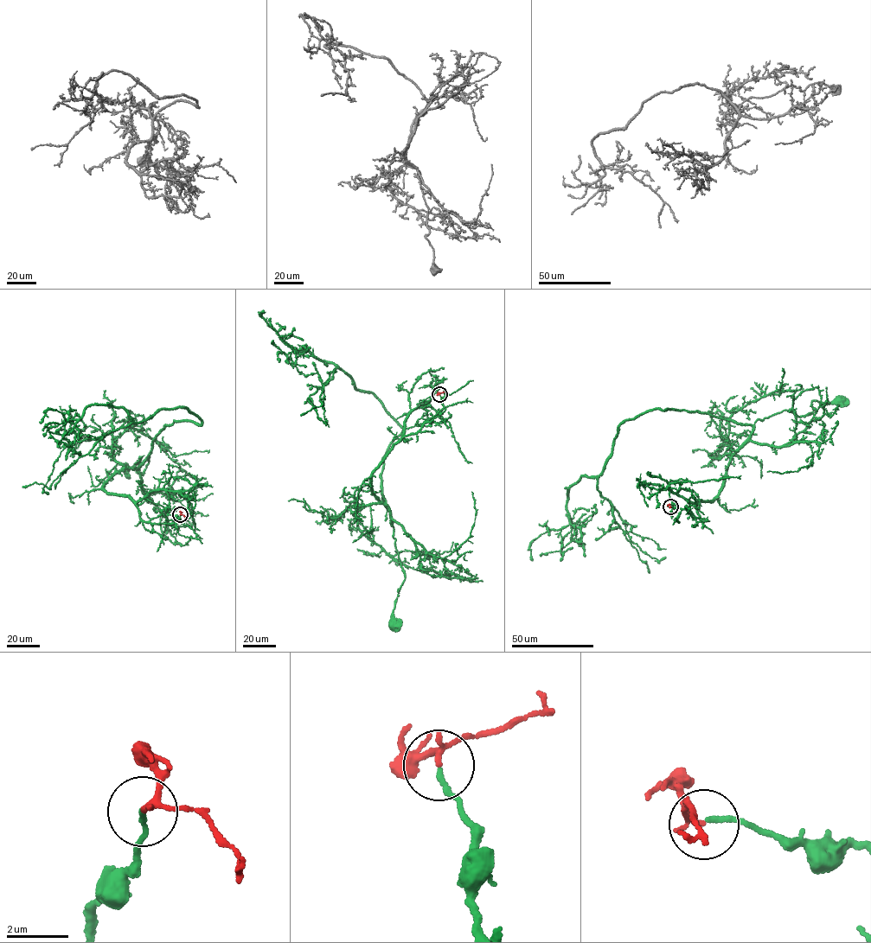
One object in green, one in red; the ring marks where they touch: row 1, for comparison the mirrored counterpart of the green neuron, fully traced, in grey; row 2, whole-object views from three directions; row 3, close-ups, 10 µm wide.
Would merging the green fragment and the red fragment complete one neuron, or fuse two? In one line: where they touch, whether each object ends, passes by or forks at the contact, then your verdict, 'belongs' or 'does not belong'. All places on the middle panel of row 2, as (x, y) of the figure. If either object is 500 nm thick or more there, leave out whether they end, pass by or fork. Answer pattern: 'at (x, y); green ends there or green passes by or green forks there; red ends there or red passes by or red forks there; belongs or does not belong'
at (439, 394); green ends there; red passes by; belongs

